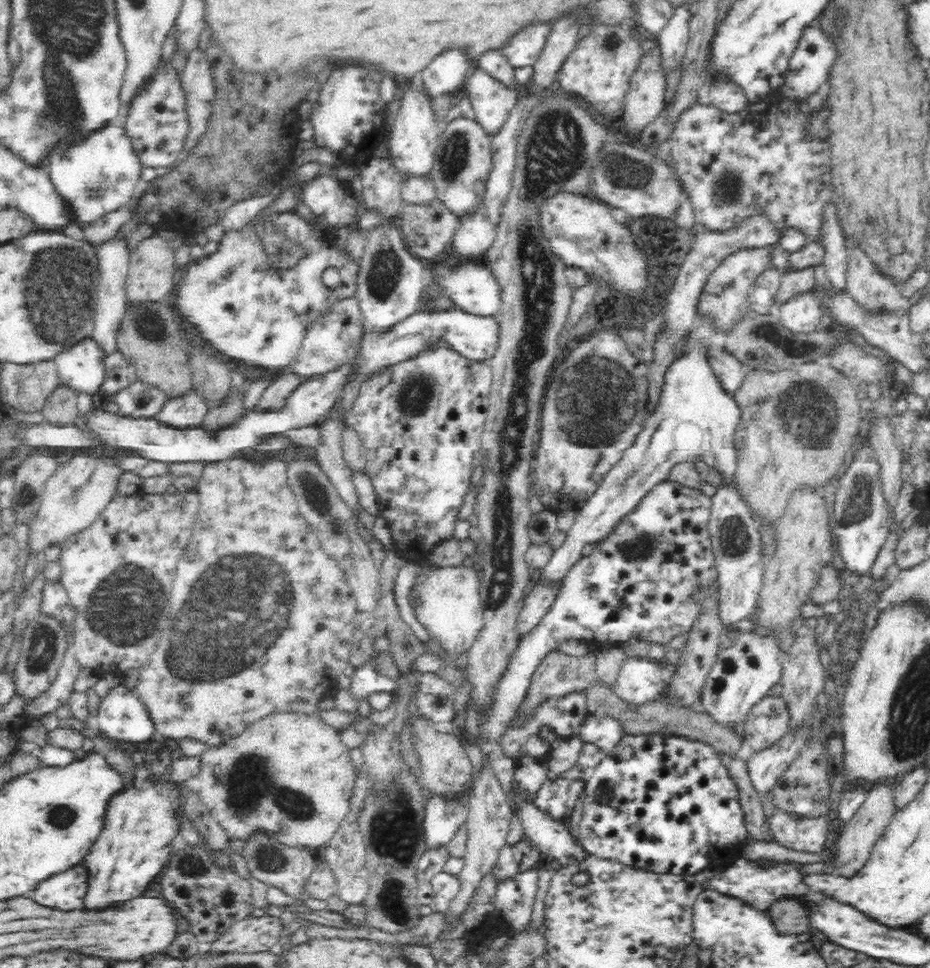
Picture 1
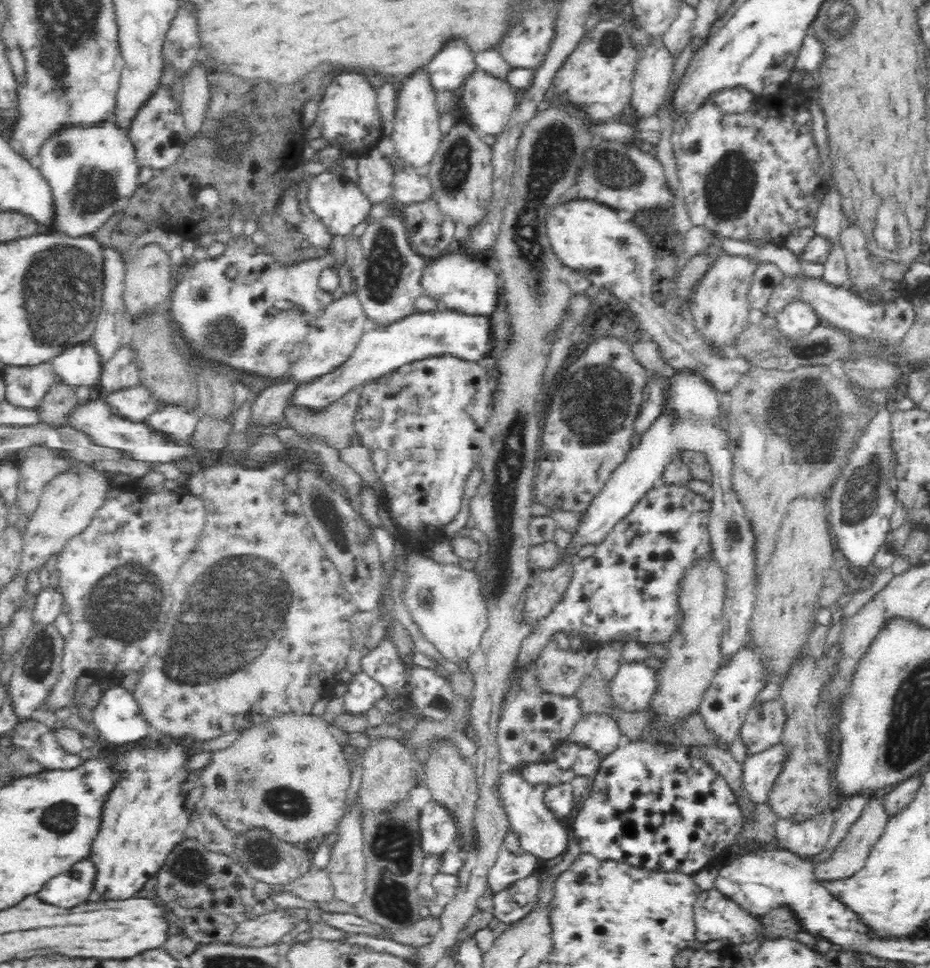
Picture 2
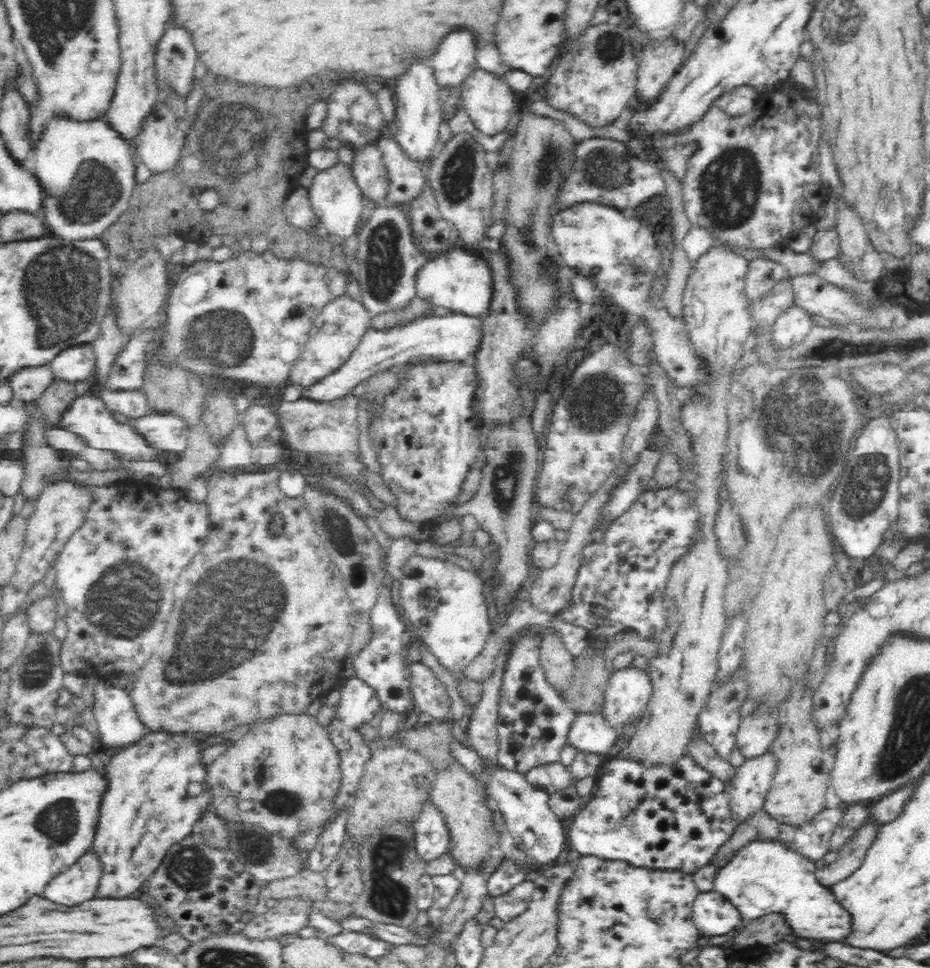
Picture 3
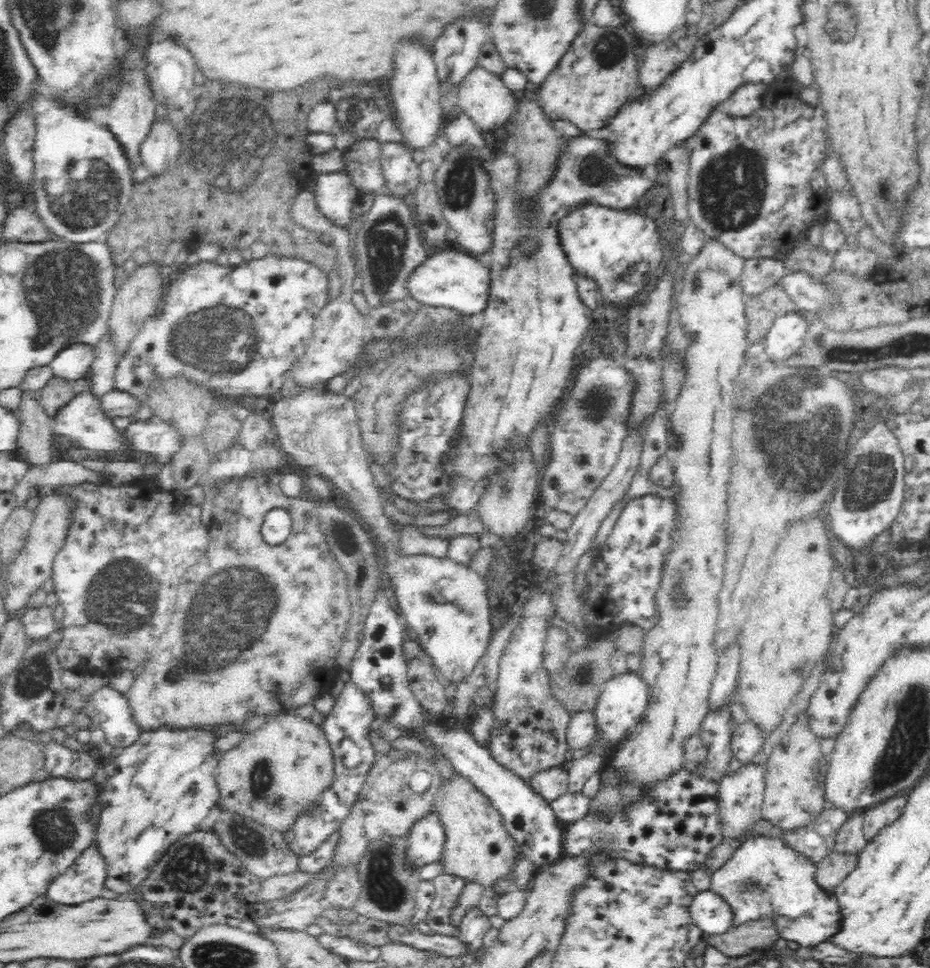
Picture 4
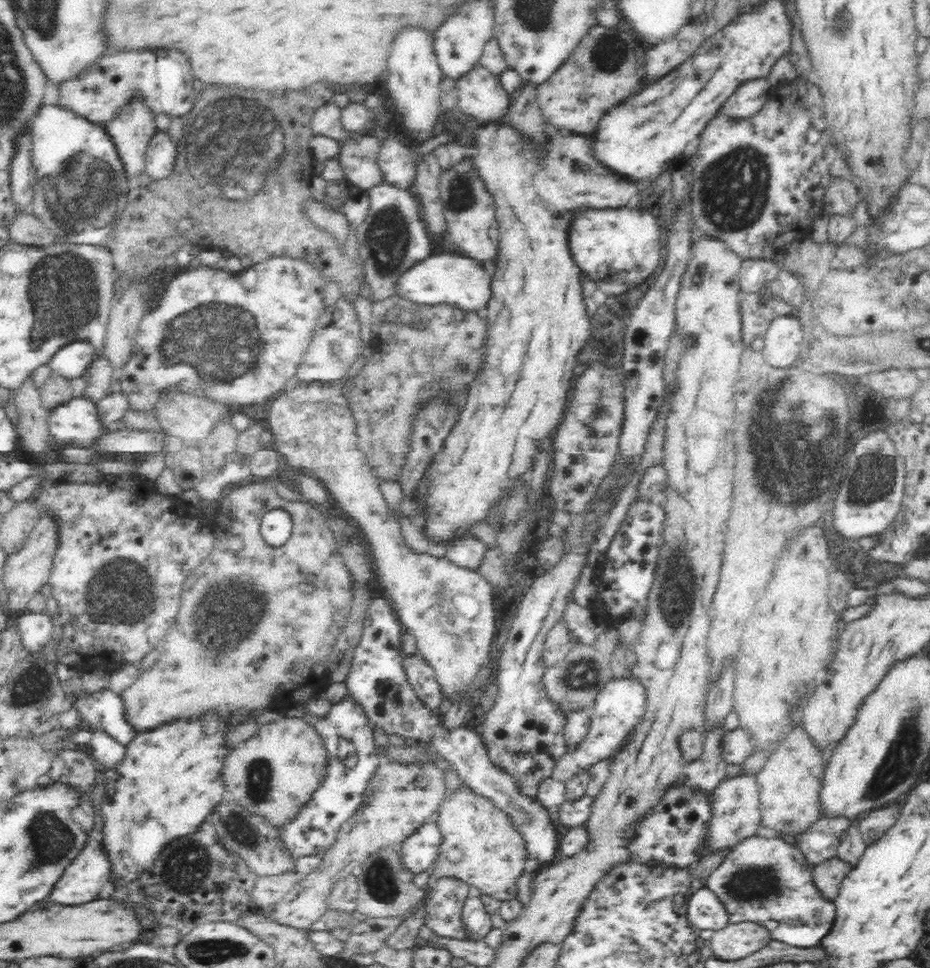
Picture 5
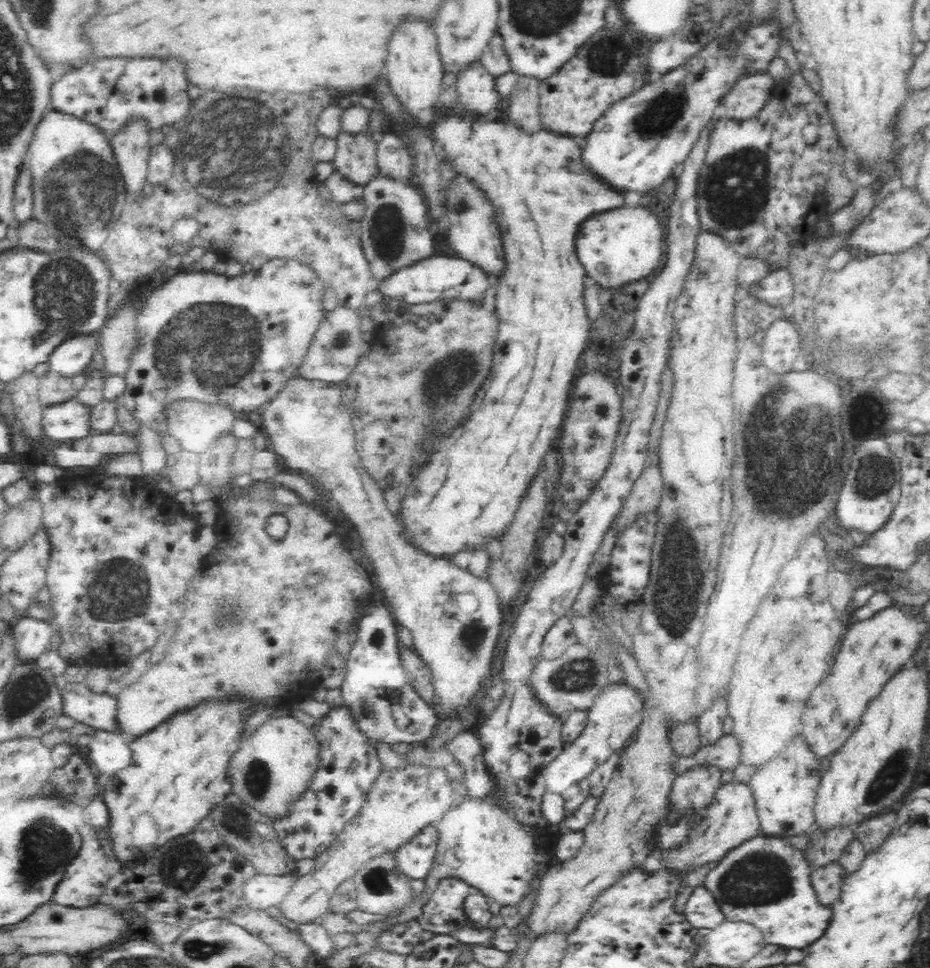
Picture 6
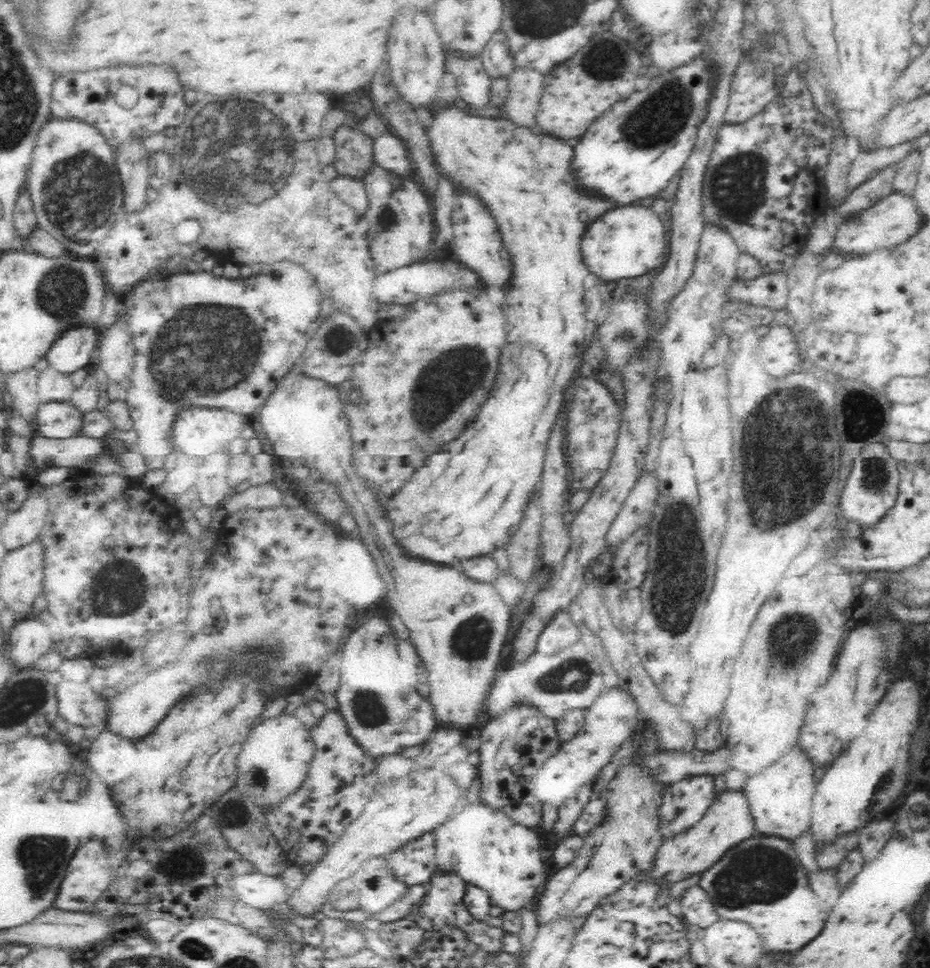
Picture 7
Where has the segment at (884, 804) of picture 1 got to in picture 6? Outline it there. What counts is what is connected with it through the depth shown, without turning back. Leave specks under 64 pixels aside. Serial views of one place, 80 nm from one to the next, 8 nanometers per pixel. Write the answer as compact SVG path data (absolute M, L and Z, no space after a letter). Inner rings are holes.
M838 863L812 868L811 885L815 890L818 902L822 906L830 907L839 898L843 883L842 873L842 867Z

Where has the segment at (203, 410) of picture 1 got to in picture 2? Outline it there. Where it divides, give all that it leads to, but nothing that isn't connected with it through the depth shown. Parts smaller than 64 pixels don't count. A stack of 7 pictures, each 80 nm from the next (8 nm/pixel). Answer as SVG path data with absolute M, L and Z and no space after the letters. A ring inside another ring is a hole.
M162 406L149 414L143 422L171 444L186 446L200 419L200 410L185 412L181 406Z

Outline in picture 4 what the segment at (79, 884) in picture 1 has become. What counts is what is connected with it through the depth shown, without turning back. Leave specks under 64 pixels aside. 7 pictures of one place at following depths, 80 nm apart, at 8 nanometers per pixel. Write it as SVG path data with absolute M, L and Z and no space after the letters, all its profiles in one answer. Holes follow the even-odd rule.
M94 840L79 858L52 882L48 898L58 904L82 904L106 894L108 865Z

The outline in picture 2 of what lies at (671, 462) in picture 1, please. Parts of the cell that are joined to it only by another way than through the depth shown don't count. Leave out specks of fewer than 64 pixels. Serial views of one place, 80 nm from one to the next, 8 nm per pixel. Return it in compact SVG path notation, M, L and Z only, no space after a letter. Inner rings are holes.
M685 372L671 374L668 392L669 401L667 407L664 407L663 414L660 414L656 422L651 424L646 434L642 436L640 444L626 452L624 462L617 466L616 472L608 479L604 490L600 490L600 494L591 500L585 510L586 518L579 522L578 529L573 532L567 547L562 549L561 558L558 558L557 562L578 552L585 544L600 544L606 538L608 531L659 483L664 466L670 457L680 455L684 450L705 453L713 476L710 480L711 509L707 529L713 555L727 575L727 600L720 651L721 658L725 662L730 662L749 643L749 622L754 612L757 592L754 585L753 564L755 538L748 519L744 516L744 510L740 510L740 504L730 481L733 457L726 442L725 419L728 412L720 401L720 393L708 383L704 383L702 379L698 379L695 374L685 374Z

